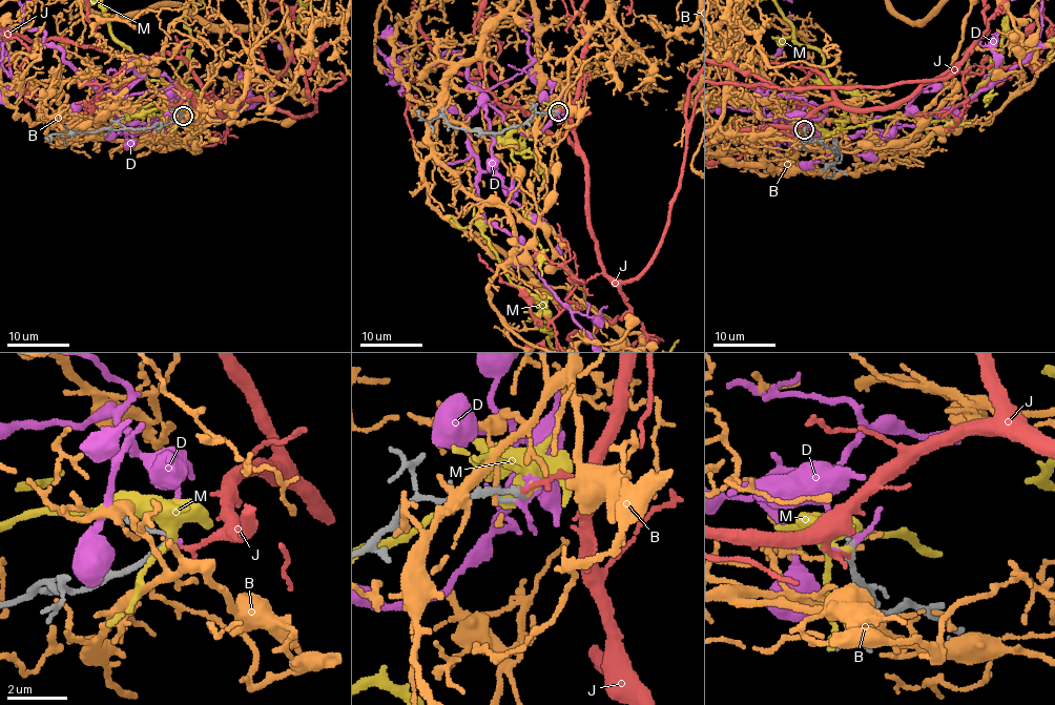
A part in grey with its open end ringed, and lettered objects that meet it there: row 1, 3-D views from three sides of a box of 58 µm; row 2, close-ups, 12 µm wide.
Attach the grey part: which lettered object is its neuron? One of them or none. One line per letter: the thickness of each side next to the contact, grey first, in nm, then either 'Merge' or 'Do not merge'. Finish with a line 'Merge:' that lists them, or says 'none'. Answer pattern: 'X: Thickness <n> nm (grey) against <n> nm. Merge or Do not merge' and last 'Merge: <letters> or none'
B: Thickness 130 nm (grey) against 90 nm. Do not merge
D: Thickness 150 nm (grey) against 170 nm. Do not merge
J: Thickness 150 nm (grey) against 100 nm. Merge
M: Thickness 150 nm (grey) against 240 nm. Do not merge
Merge: J

